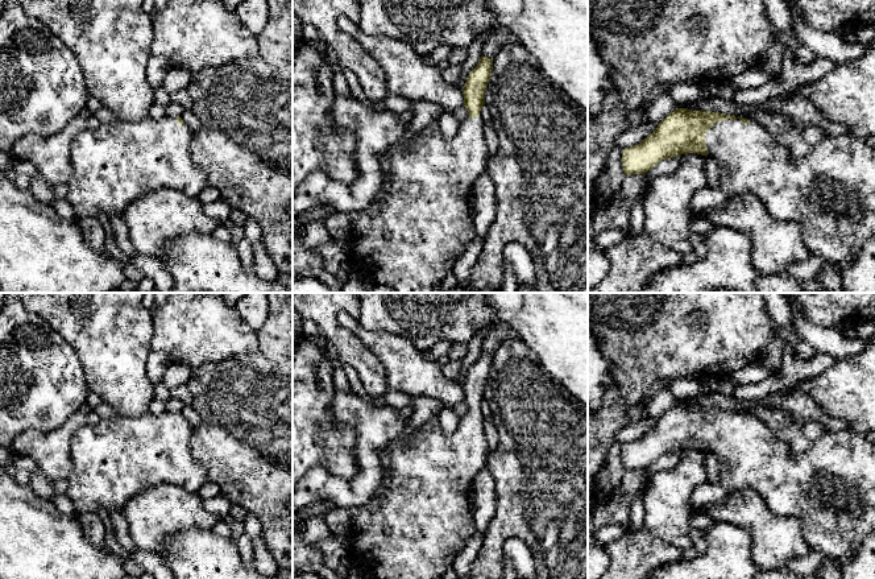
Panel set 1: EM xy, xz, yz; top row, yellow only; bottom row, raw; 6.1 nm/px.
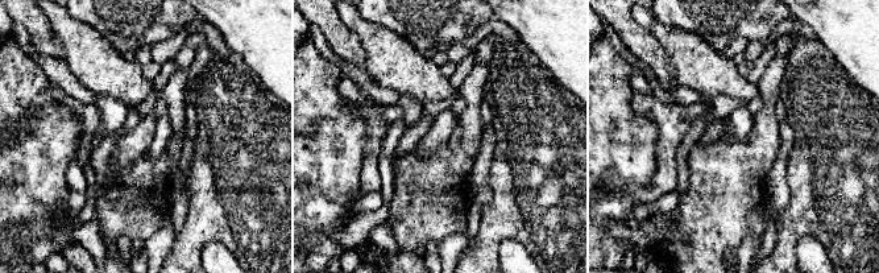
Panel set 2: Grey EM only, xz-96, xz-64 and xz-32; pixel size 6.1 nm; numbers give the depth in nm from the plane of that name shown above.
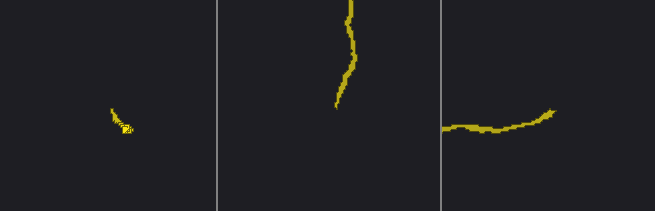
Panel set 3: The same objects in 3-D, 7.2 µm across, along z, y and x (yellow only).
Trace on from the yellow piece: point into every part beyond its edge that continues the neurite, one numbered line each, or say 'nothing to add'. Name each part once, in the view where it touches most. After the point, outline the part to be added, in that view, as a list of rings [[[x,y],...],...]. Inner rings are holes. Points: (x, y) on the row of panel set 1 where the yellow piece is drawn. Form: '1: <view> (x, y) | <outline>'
1: yz (830, 191) | [[[739,119],[737,120],[723,120],[714,124],[705,135],[705,145],[708,154],[712,156],[718,164],[718,178],[720,178],[720,190],[729,198],[737,194],[754,194],[760,203],[764,206],[766,211],[775,219],[781,222],[796,222],[801,227],[801,236],[808,252],[813,256],[817,256],[822,260],[826,266],[838,269],[841,265],[851,262],[861,253],[863,247],[871,240],[875,240],[875,149],[868,145],[864,138],[861,138],[854,135],[839,135],[832,136],[825,133],[822,140],[804,157],[793,160],[789,156],[789,152],[785,146],[779,144],[774,136],[756,121],[750,120],[745,125]]]

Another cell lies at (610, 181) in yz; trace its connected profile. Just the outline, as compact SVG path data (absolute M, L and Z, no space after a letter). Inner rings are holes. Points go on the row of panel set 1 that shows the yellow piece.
M614 148L607 158L607 164L601 171L596 182L596 195L598 200L607 202L610 198L622 190L626 174L622 166L623 148Z

